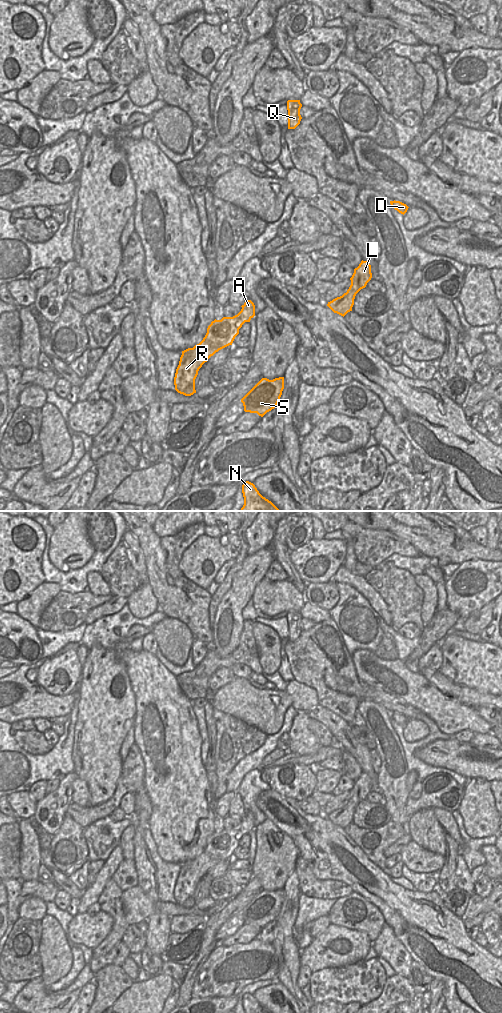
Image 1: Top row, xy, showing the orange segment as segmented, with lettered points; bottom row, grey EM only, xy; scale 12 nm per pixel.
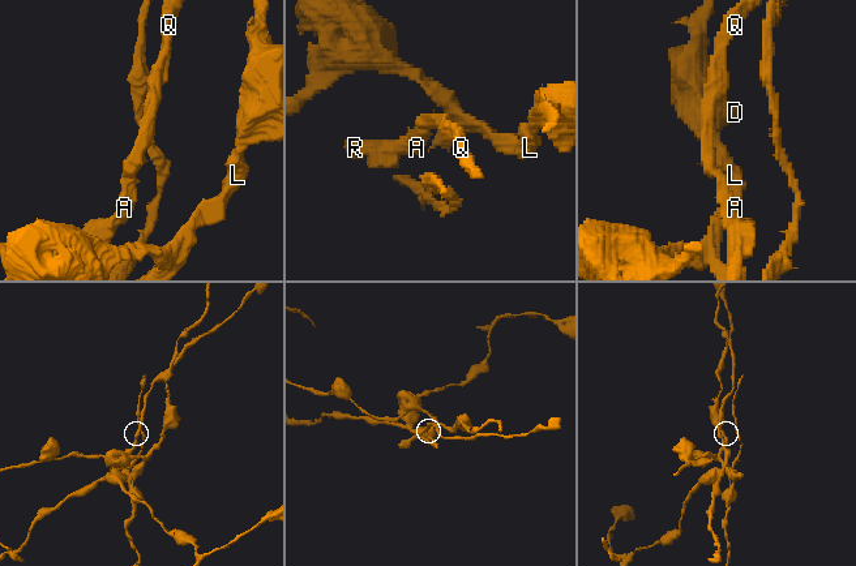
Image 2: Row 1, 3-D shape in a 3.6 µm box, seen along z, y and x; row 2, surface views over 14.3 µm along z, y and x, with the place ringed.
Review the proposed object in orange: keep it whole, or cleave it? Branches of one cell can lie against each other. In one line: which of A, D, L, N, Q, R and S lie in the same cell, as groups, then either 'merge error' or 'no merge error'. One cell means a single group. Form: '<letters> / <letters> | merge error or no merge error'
A Q R / D L N S | merge error

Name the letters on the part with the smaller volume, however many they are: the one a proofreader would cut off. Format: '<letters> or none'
A, Q, R

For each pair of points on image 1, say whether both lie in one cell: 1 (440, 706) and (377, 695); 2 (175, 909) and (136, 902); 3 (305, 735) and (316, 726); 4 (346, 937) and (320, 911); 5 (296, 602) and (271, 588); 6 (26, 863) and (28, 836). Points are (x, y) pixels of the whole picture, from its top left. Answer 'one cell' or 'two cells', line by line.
1: two cells
2: one cell
3: two cells
4: two cells
5: one cell
6: one cell

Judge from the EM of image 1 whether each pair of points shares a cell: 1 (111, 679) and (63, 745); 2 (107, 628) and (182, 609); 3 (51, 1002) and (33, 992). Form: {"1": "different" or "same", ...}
{"1": "different", "2": "different", "3": "same"}

